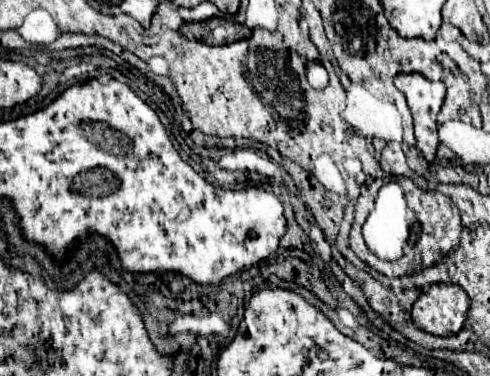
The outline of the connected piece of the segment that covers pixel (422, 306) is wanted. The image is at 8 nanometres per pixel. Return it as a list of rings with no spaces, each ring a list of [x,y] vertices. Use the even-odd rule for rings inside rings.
[[[434,284],[412,306],[414,326],[434,336],[454,336],[464,328],[468,294],[454,284]]]

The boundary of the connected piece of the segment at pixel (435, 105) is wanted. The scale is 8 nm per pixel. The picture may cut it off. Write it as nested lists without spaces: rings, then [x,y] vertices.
[[[398,74],[394,78],[396,88],[406,96],[408,108],[414,116],[414,132],[418,148],[428,162],[434,160],[438,148],[438,124],[436,116],[442,108],[446,86],[442,82],[426,80],[422,74]]]

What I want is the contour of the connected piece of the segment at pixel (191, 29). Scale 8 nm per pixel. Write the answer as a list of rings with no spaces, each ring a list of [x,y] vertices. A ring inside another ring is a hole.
[[[210,18],[204,22],[186,22],[180,26],[180,34],[184,34],[188,40],[198,40],[210,46],[232,44],[252,36],[252,32],[244,24],[234,24],[224,18]]]

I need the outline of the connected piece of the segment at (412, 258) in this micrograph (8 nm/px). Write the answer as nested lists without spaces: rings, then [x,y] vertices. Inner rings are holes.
[[[386,176],[386,178],[378,178],[374,180],[370,186],[364,186],[362,188],[362,194],[358,196],[358,202],[356,202],[356,214],[354,214],[354,224],[352,224],[352,230],[350,230],[350,248],[354,250],[354,254],[364,260],[370,268],[382,272],[384,276],[388,278],[400,278],[400,276],[410,276],[410,274],[416,274],[416,272],[422,272],[424,268],[430,268],[434,264],[438,264],[444,256],[448,256],[450,252],[458,250],[458,244],[460,244],[460,236],[462,236],[462,222],[460,222],[460,212],[458,208],[454,206],[454,202],[440,194],[440,192],[428,192],[428,190],[420,190],[410,178],[404,178],[404,176]],[[386,182],[398,182],[406,194],[406,200],[408,200],[408,208],[416,214],[416,220],[420,222],[420,234],[418,238],[408,244],[404,248],[404,256],[394,260],[394,262],[386,262],[386,260],[380,260],[376,254],[372,254],[368,250],[368,246],[364,244],[362,240],[362,224],[364,224],[364,214],[370,212],[372,204],[374,204],[374,198],[376,198],[376,192],[380,190],[380,186],[384,186]]]

